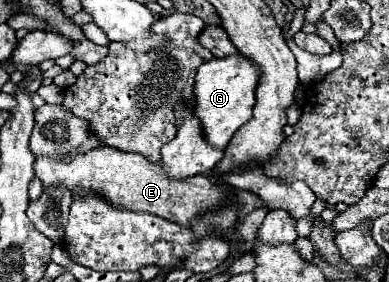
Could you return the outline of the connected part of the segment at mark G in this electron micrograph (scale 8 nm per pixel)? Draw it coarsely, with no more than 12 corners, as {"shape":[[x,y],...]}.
{"shape":[[242,53],[200,65],[196,115],[224,149],[252,119],[260,67]]}

